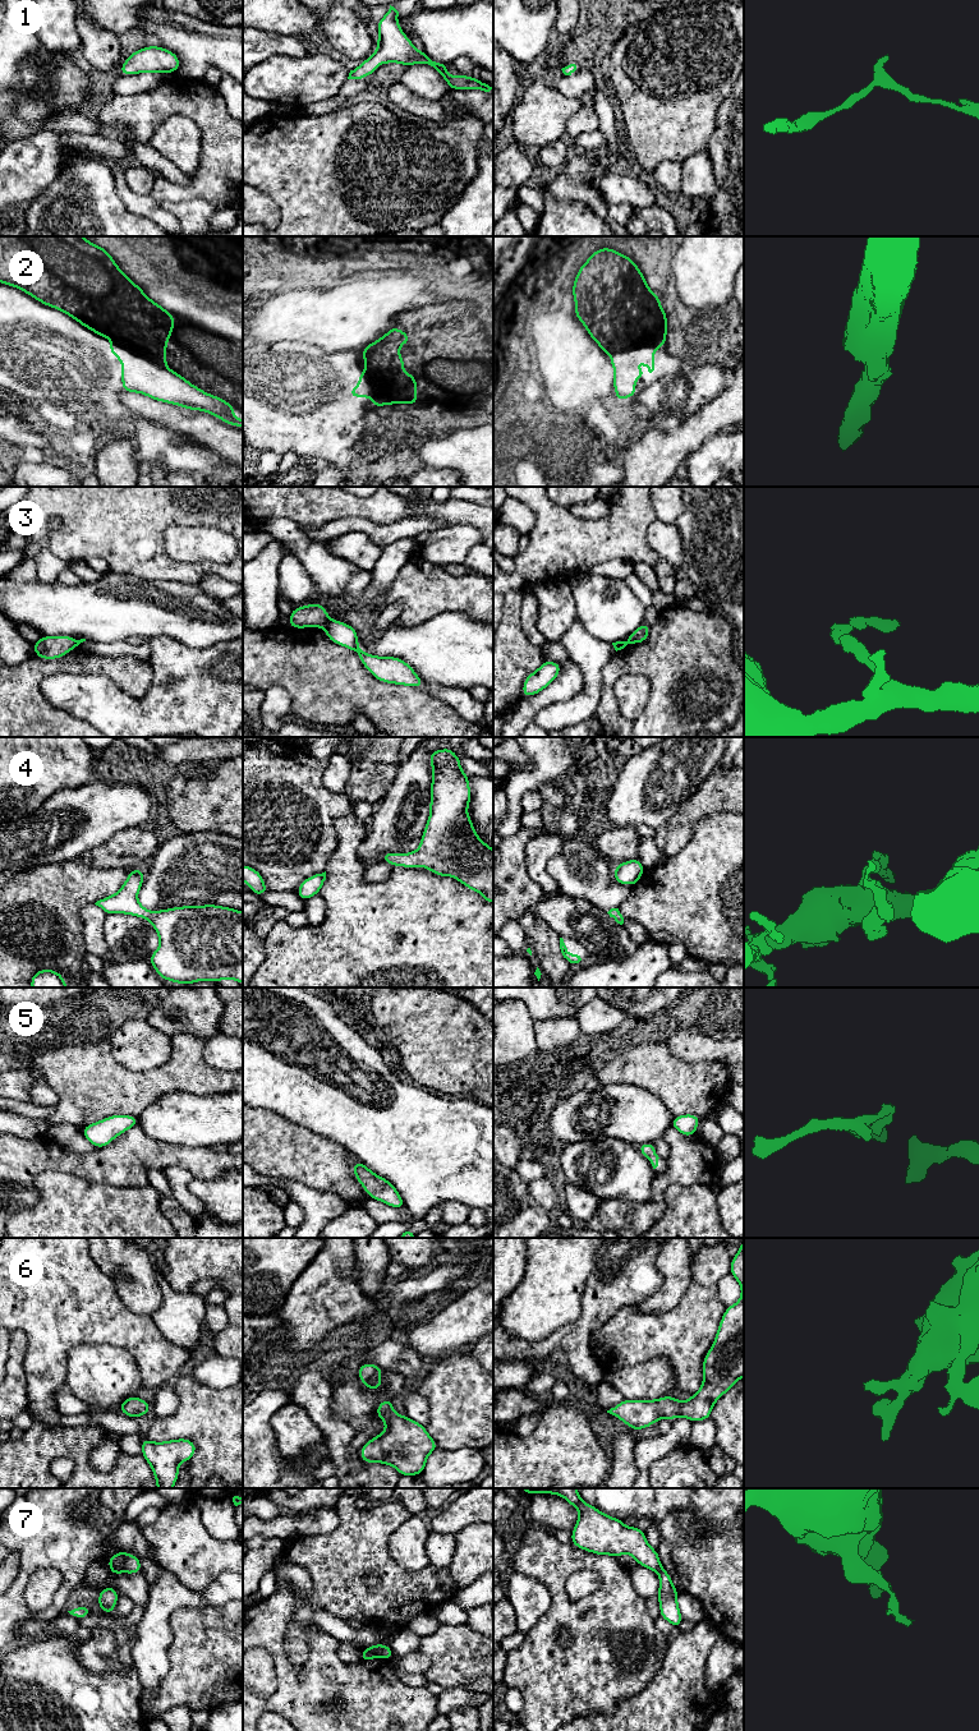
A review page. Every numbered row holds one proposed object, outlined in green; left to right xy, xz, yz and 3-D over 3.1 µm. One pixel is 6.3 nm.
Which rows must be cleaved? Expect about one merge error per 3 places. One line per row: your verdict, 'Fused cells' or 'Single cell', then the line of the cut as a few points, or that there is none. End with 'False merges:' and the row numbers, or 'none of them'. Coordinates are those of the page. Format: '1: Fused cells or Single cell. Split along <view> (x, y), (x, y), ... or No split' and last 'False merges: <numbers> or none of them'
1: Single cell. No split
2: Fused cells. Split along xy (114, 341), (165, 367)
3: Fused cells. Split along xz (329, 620), (323, 626)
4: Single cell. No split
5: Single cell. No split
6: Single cell. No split
7: Fused cells. Split along xz (363, 1649), (371, 1651), (376, 1656)
False merges: 2, 3, 7

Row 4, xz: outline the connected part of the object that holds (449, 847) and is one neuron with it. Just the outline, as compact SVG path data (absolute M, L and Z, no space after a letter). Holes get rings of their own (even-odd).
M450 747L429 751L429 759L432 764L431 812L420 847L410 853L386 852L381 861L392 866L424 866L438 876L454 876L463 885L479 892L484 901L493 903L493 850L475 834L466 812L472 797L469 775L461 770L460 758Z

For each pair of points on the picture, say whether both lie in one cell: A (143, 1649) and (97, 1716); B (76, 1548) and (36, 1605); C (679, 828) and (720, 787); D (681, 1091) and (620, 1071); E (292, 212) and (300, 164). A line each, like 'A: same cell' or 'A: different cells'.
A: different cells
B: different cells
C: same cell
D: same cell
E: same cell

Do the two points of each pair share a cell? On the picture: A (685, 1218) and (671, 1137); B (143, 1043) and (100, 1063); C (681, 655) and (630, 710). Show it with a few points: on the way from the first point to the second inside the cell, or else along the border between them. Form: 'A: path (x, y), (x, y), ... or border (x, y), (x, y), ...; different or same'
A: border (709, 1184), (670, 1184), (665, 1192), (663, 1210); different
B: border (109, 1041), (111, 1054), (124, 1067), (141, 1071); different
C: border (628, 672), (649, 682), (638, 717); different

